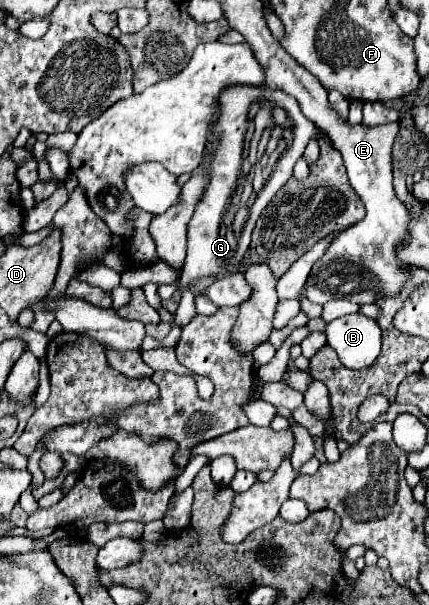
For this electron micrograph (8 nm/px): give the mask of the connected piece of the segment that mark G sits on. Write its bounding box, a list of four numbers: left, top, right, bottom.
[158,88,331,300]

